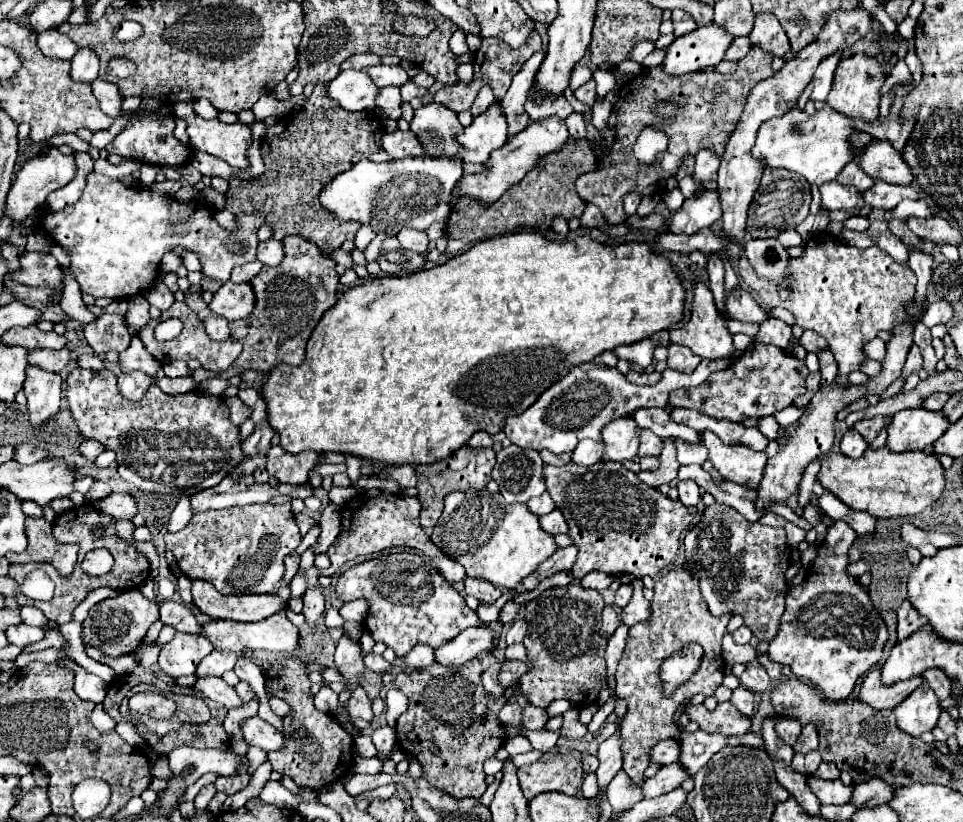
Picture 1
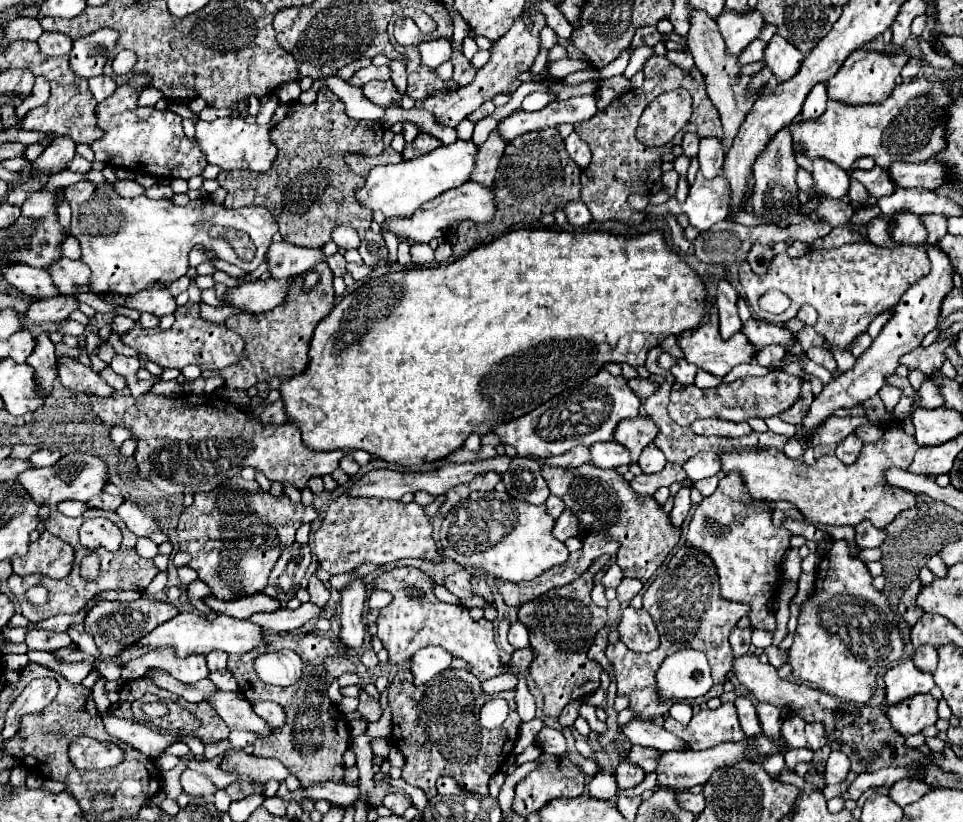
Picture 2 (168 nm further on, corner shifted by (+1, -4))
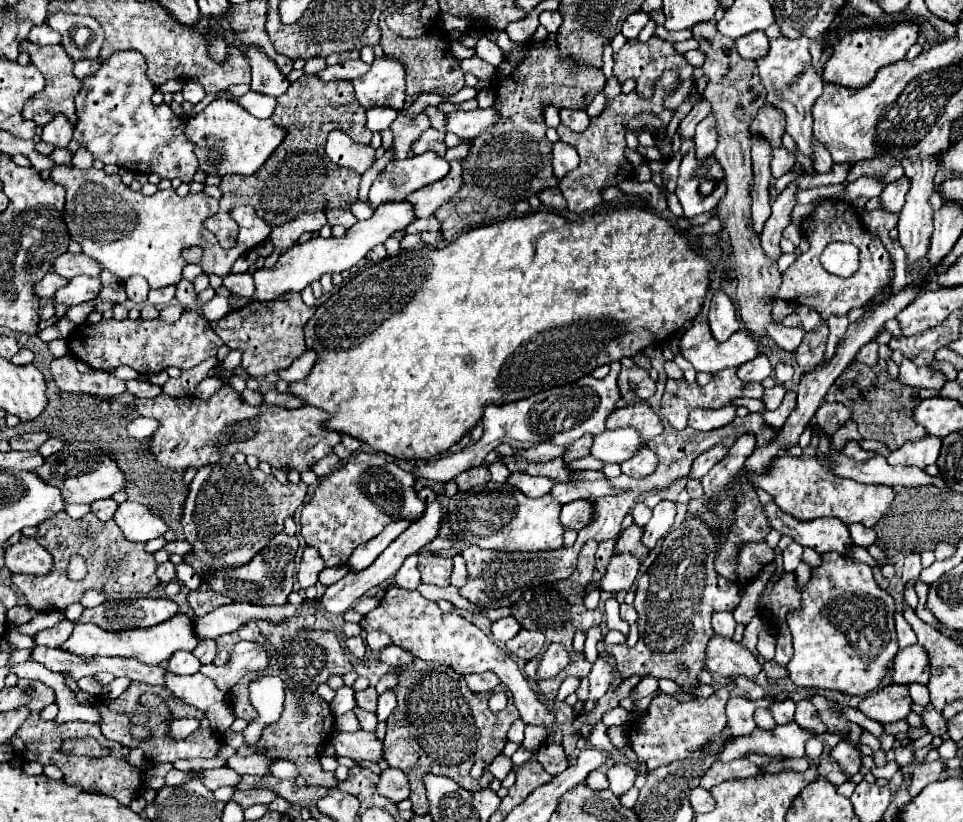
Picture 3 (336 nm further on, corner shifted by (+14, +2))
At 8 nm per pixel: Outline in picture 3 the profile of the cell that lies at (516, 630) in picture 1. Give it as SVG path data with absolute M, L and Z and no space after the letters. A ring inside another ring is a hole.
M506 616L506 618L492 622L492 636L498 644L504 644L506 640L514 638L518 632L520 632L520 624L512 616Z

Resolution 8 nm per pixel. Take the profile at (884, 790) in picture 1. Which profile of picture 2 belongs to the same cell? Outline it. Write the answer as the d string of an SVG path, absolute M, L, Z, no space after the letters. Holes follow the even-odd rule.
M907 778L907 780L901 780L897 782L895 786L889 788L889 796L893 798L893 802L897 802L899 806L907 806L907 804L913 804L915 800L919 800L923 794L927 794L931 790L931 786L927 782L921 782L921 780L913 780L913 778Z

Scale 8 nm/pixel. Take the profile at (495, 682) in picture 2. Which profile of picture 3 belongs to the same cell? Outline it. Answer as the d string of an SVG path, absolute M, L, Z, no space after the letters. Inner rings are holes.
M482 672L482 674L468 674L466 682L472 692L492 692L500 684L500 678L494 672Z

